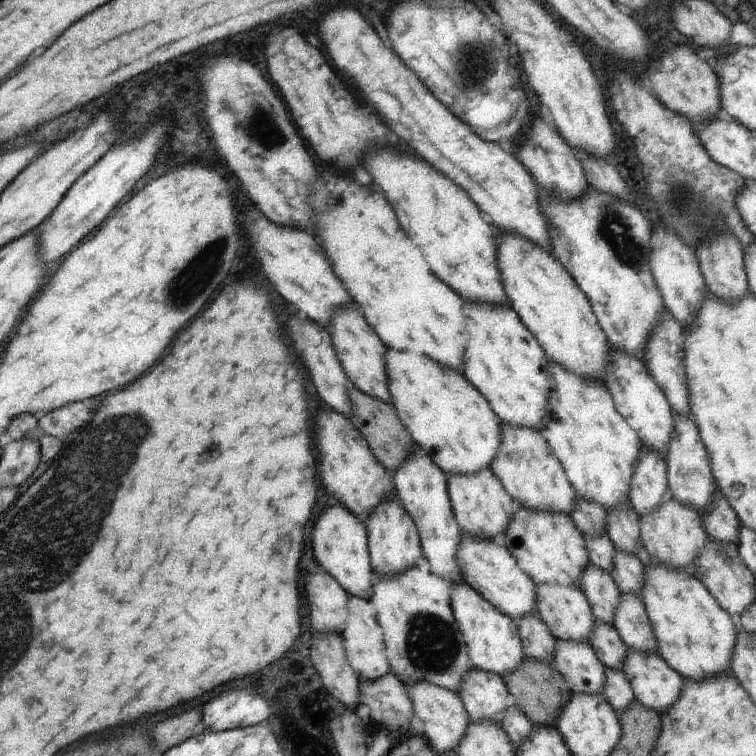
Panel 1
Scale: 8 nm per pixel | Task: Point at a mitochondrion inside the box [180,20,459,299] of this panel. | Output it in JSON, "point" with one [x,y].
{"point":[258,130]}

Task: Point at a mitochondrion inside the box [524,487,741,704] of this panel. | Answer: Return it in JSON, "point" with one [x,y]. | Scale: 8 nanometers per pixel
{"point":[723,553]}

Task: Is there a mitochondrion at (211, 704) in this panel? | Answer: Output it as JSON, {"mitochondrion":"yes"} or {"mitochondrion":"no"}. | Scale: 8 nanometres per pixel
{"mitochondrion":"no"}

